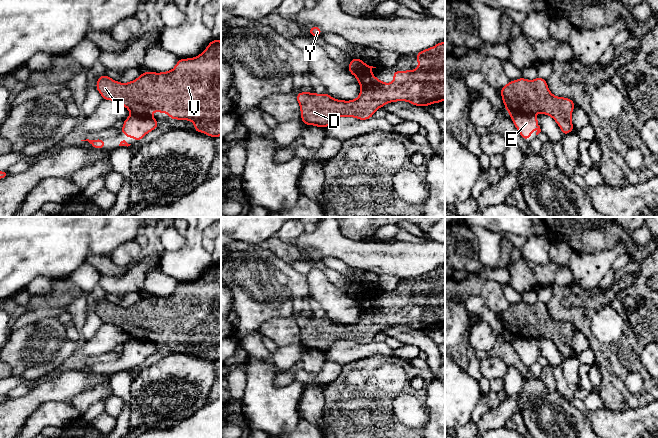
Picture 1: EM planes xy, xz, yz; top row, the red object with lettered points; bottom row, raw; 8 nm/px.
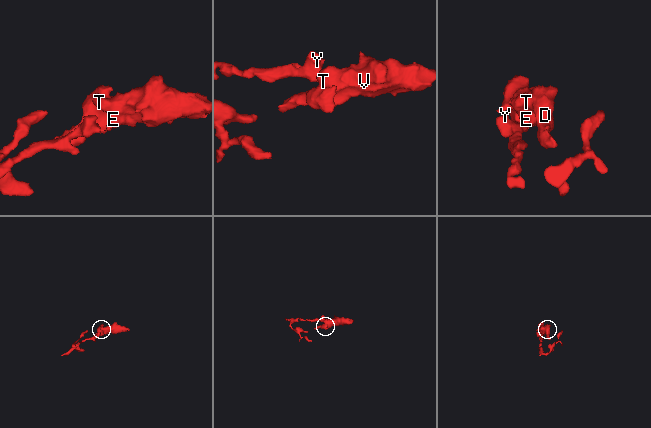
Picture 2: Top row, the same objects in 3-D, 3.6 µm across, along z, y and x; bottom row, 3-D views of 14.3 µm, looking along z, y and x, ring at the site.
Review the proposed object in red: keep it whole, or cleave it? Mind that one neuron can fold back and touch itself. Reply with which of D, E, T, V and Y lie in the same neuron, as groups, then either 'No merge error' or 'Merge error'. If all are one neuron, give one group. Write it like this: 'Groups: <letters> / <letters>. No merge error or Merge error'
Groups: D T V / E Y. Merge error

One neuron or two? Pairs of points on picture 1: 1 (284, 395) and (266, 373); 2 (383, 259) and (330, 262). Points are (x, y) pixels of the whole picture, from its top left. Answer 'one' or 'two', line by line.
1: one
2: two

